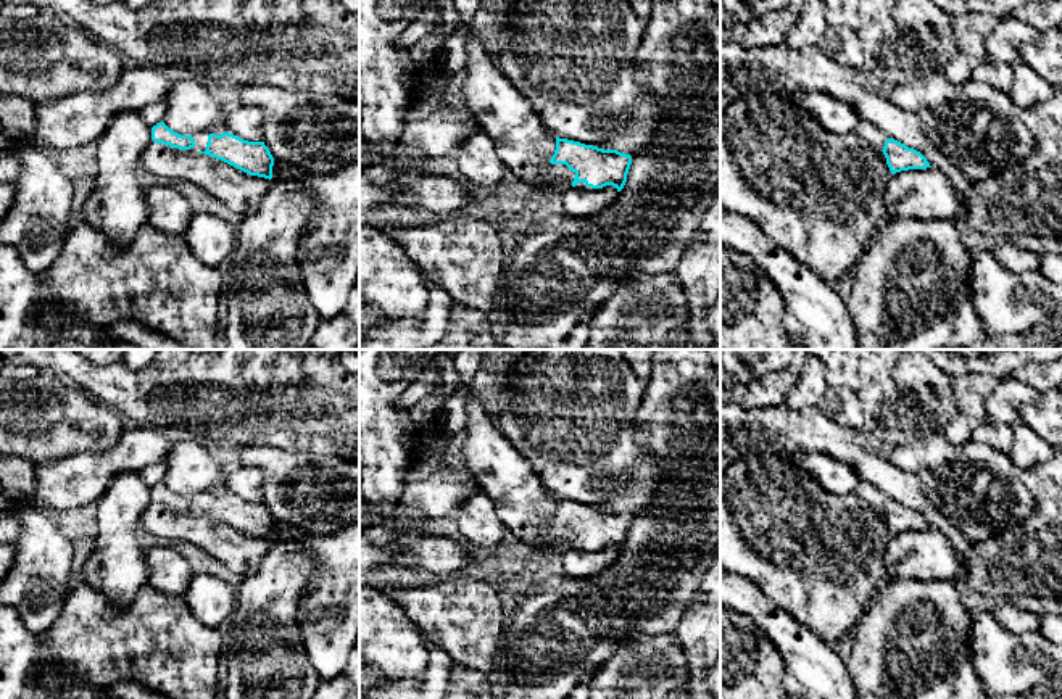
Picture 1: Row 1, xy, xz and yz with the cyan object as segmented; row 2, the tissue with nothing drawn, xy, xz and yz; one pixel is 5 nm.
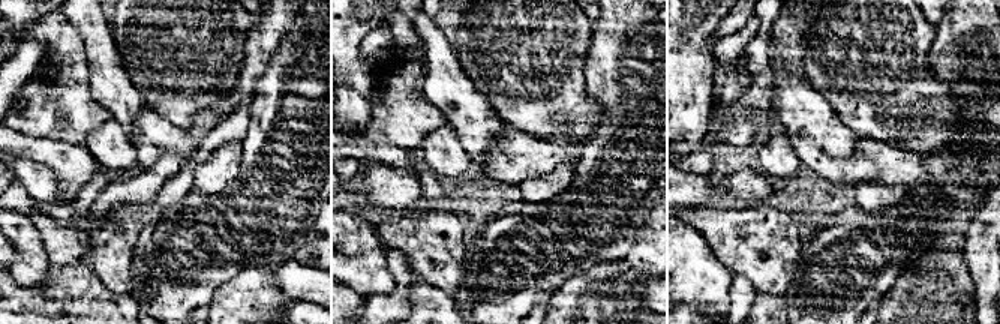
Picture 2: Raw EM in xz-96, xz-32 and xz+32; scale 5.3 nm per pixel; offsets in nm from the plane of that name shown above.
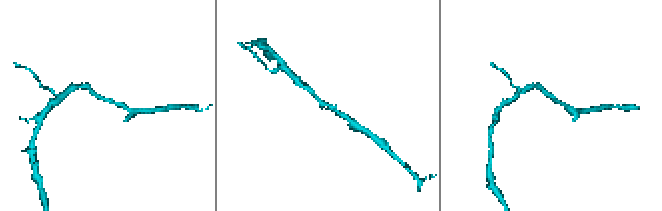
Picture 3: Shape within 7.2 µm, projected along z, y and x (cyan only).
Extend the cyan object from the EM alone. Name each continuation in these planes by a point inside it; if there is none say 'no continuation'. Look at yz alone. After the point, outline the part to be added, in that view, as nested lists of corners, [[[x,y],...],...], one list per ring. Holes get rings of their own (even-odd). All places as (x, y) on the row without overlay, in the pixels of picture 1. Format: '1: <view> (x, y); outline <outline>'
1: yz (869, 493); outline [[[861,482],[854,490],[854,494],[873,506],[877,511],[883,511],[888,499],[877,486],[869,482]]]

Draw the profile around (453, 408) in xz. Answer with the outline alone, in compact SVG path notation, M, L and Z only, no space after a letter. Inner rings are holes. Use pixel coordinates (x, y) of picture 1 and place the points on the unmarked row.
M461 391L451 395L442 407L445 414L445 428L453 435L466 428L466 396Z

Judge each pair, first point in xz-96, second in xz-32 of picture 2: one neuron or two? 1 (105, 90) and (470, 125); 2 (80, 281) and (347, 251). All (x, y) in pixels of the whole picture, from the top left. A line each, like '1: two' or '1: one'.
1: one
2: two

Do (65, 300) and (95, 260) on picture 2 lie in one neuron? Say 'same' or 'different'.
different

